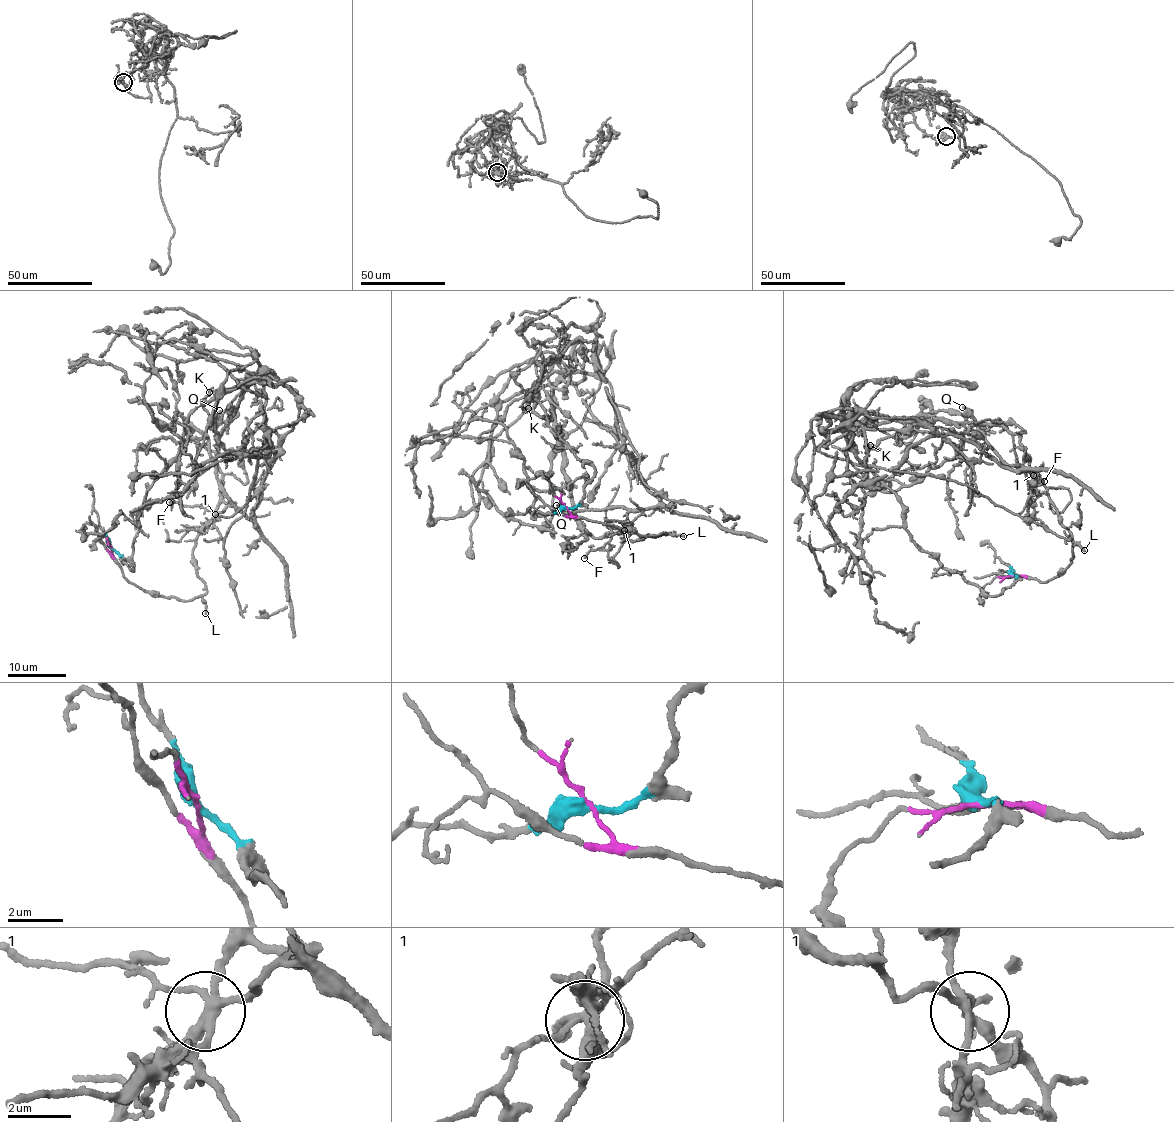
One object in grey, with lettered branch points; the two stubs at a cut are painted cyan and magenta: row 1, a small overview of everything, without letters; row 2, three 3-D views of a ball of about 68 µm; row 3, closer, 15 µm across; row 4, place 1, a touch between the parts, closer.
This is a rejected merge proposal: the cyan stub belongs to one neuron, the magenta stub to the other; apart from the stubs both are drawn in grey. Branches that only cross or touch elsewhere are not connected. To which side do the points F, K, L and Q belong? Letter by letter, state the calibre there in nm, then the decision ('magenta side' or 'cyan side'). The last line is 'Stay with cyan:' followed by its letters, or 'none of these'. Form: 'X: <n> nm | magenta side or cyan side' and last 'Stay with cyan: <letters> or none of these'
F: 240 nm | magenta side
K: 120 nm | cyan side
L: 150 nm | magenta side
Q: 200 nm | magenta side
Stay with cyan: K

